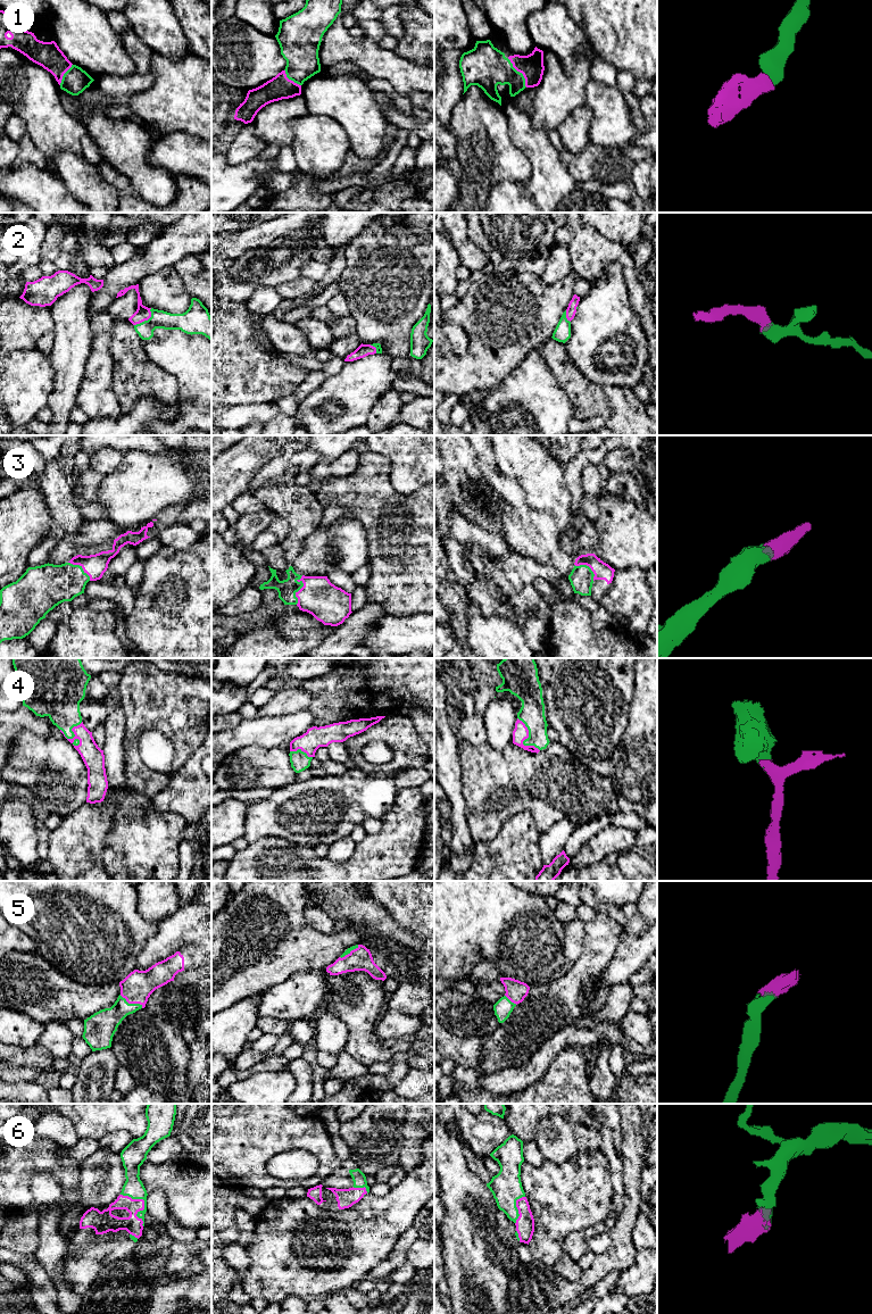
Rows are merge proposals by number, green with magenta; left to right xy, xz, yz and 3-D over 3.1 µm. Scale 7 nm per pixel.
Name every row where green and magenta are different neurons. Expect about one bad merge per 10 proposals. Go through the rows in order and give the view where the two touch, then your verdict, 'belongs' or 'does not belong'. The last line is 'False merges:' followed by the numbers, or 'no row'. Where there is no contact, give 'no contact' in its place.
1: contact in yz; belongs
2: contact in xy; belongs
3: contact in xz; belongs
4: contact in xy; belongs
5: contact in xy; belongs
6: contact in xy; belongs
False merges: no row

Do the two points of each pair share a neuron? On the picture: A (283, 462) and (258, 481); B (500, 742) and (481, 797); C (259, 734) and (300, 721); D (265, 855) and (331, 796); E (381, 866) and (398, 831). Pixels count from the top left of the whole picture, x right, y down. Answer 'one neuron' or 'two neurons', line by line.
A: one neuron
B: two neurons
C: one neuron
D: two neurons
E: one neuron

